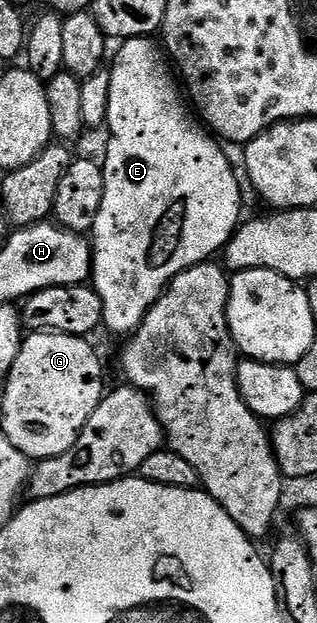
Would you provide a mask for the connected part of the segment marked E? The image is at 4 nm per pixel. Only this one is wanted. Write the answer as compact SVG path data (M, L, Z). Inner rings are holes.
M151 36L146 38L129 38L120 46L123 47L116 54L114 51L113 61L109 66L111 76L109 80L109 112L107 113L105 130L106 133L111 133L111 139L107 142L107 155L101 158L103 175L105 176L105 196L101 196L101 212L97 212L95 227L89 232L89 241L92 245L90 281L95 287L97 296L101 296L103 326L106 329L111 329L115 334L131 336L142 326L145 316L151 311L155 301L163 295L163 291L167 289L168 284L182 270L188 270L198 266L201 262L214 259L216 257L215 253L218 250L220 253L226 247L228 240L231 239L231 235L239 229L244 215L242 216L243 194L239 191L239 178L235 175L235 170L231 167L231 162L227 159L226 152L222 150L224 147L194 117L191 119L187 115L188 103L185 101L184 91L181 89L180 83L173 73L172 63L169 61L164 47Z

